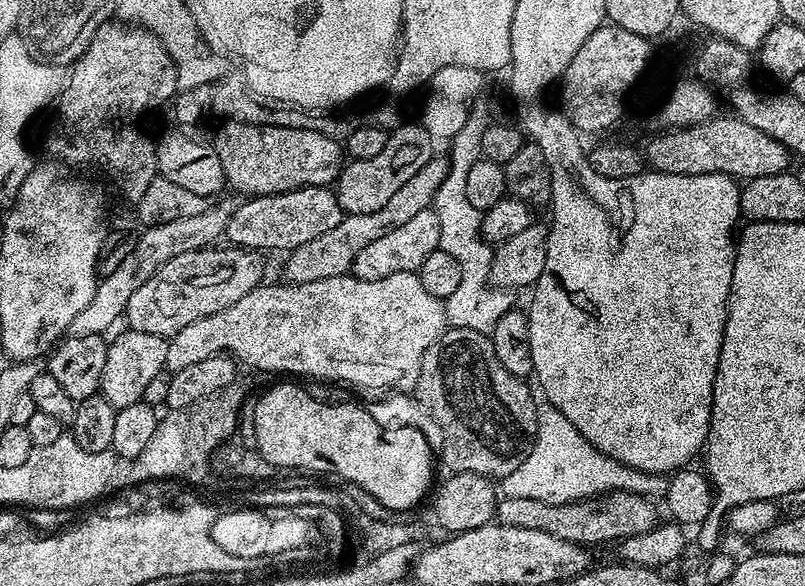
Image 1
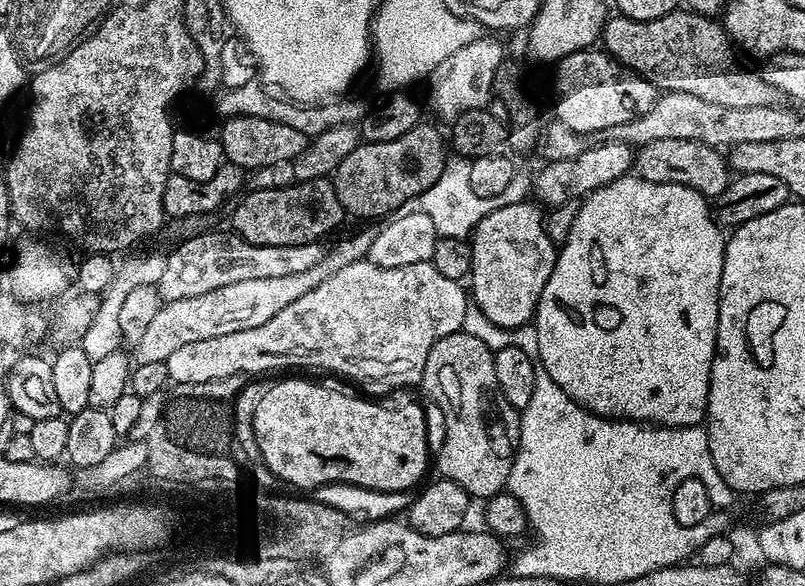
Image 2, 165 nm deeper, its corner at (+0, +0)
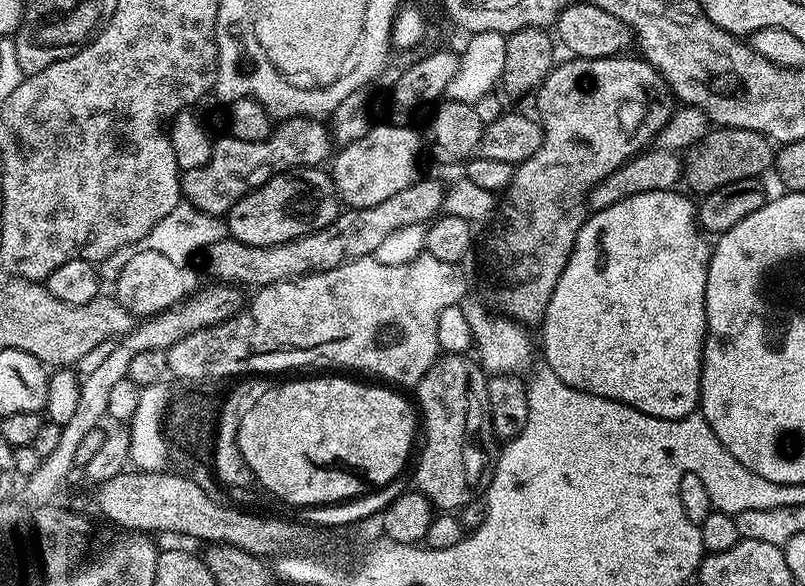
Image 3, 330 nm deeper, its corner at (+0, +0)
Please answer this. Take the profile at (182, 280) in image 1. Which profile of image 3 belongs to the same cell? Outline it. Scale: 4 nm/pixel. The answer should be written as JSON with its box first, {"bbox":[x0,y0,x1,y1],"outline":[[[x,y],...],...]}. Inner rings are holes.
{"bbox":[206,178,445,290],"outline":[[[417,178],[410,186],[406,186],[406,190],[398,190],[398,194],[386,198],[386,202],[378,202],[378,206],[366,206],[365,208],[348,208],[341,211],[339,216],[334,218],[334,222],[330,222],[330,226],[326,226],[317,232],[311,232],[305,236],[299,236],[297,240],[291,240],[285,244],[275,244],[274,246],[246,246],[242,242],[231,238],[223,238],[206,249],[208,255],[208,272],[213,276],[213,281],[219,282],[224,286],[245,286],[249,284],[252,290],[259,290],[270,286],[274,282],[282,282],[283,280],[296,280],[299,276],[309,276],[315,272],[325,272],[326,270],[334,270],[338,266],[342,266],[346,262],[354,262],[355,260],[367,260],[375,257],[378,246],[385,240],[394,230],[398,230],[401,226],[414,226],[415,224],[427,225],[429,222],[441,215],[444,206],[445,185],[439,184],[436,180],[424,180]]]}

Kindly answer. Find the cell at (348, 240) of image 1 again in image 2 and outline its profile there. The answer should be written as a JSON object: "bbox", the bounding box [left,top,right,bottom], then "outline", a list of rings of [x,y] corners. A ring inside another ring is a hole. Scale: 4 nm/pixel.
{"bbox":[134,231,373,363],"outline":[[[369,231],[360,232],[349,240],[340,240],[325,251],[318,266],[310,266],[310,270],[302,270],[300,274],[285,274],[282,278],[246,278],[246,282],[230,282],[230,286],[218,286],[218,290],[209,290],[206,294],[198,294],[196,298],[167,301],[158,314],[150,318],[150,326],[146,326],[145,333],[134,341],[135,363],[167,362],[178,346],[202,342],[202,338],[218,338],[221,334],[238,334],[238,330],[254,330],[254,326],[270,322],[274,314],[286,310],[290,302],[298,302],[302,294],[308,294],[314,290],[314,286],[326,282],[326,278],[350,266],[350,262],[365,259],[372,238],[373,233]]]}

